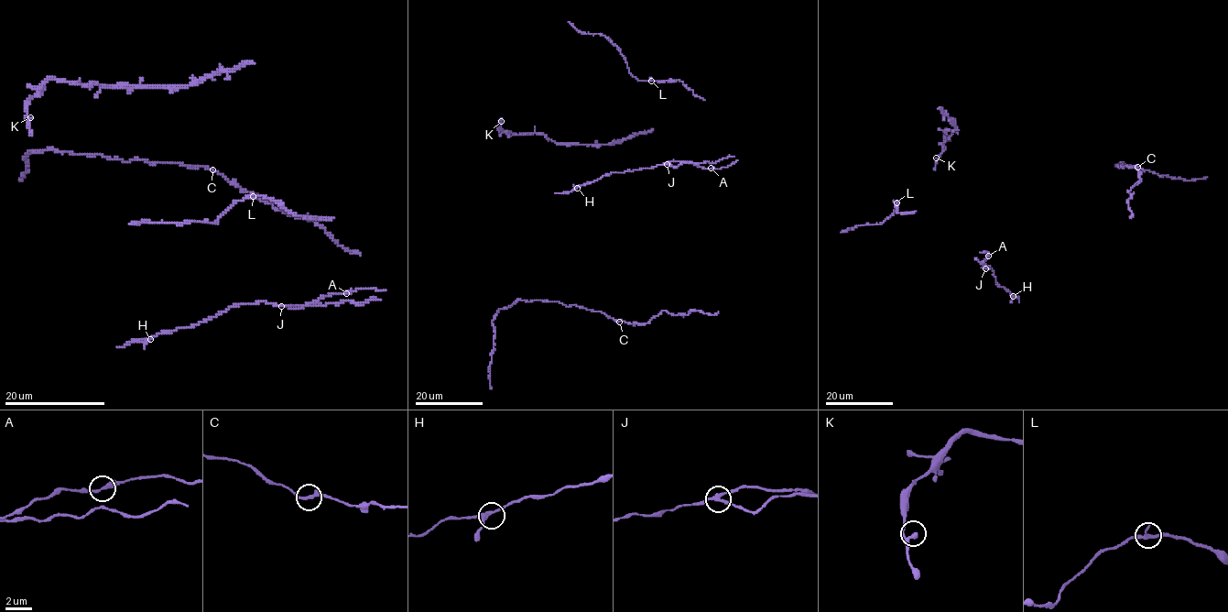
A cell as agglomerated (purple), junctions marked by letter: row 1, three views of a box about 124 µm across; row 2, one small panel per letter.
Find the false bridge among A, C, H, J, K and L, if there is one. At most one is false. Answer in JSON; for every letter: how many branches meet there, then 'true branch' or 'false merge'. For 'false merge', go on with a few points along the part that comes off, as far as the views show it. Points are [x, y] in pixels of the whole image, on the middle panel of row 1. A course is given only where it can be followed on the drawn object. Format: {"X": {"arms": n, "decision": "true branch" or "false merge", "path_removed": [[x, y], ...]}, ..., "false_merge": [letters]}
{"A": {"arms": 2, "decision": "true branch"}, "C": {"arms": 2, "decision": "true branch"}, "H": {"arms": 3, "decision": "true branch"}, "J": {"arms": 3, "decision": "false merge", "path_removed": [[667, 164], [677, 168], [684, 163], [715, 162], [733, 156]]}, "K": {"arms": 2, "decision": "true branch"}, "L": {"arms": 3, "decision": "true branch"}, "false_merge": ["J"]}

